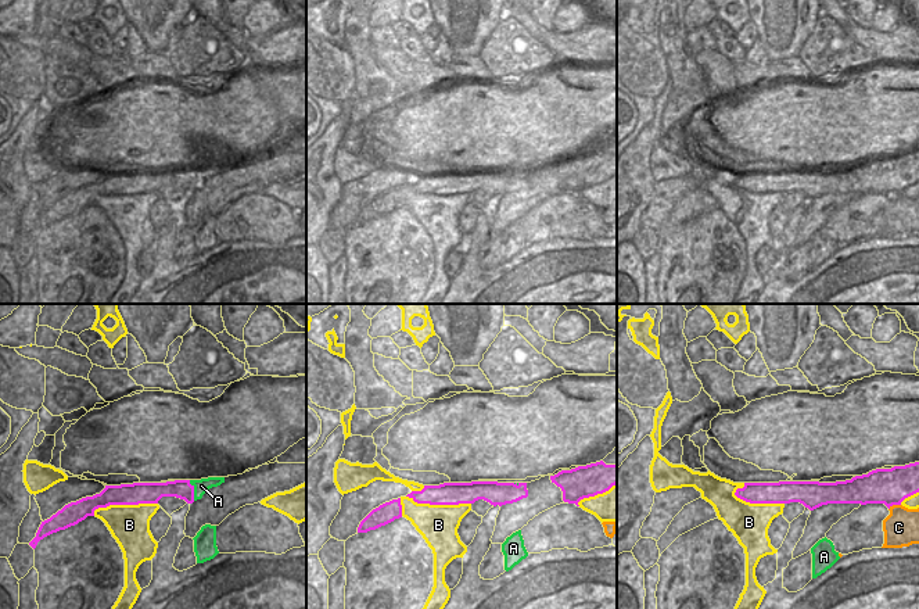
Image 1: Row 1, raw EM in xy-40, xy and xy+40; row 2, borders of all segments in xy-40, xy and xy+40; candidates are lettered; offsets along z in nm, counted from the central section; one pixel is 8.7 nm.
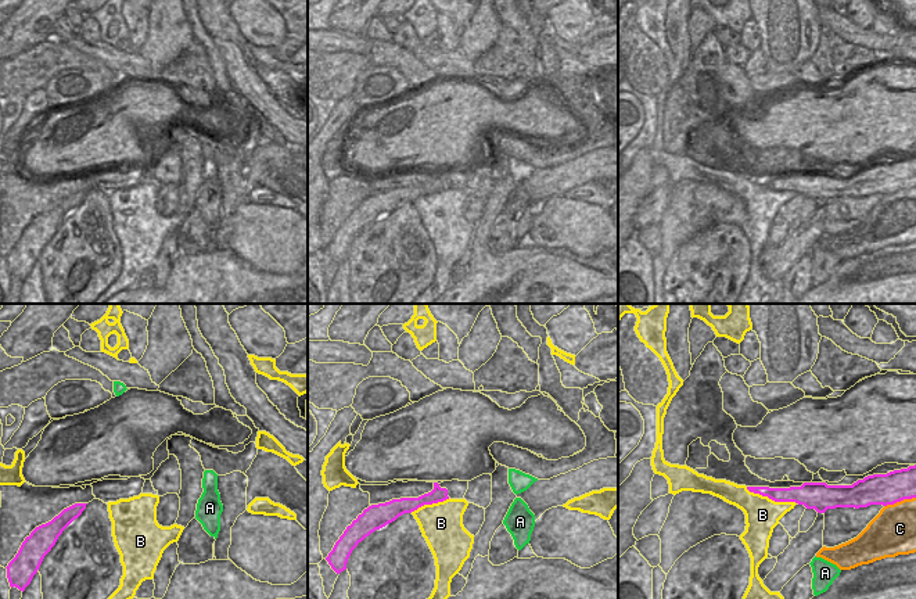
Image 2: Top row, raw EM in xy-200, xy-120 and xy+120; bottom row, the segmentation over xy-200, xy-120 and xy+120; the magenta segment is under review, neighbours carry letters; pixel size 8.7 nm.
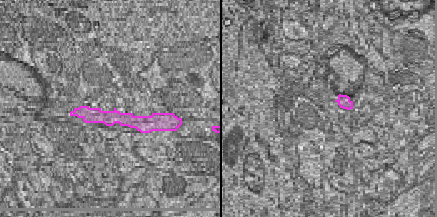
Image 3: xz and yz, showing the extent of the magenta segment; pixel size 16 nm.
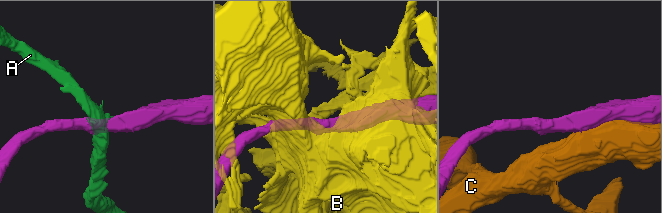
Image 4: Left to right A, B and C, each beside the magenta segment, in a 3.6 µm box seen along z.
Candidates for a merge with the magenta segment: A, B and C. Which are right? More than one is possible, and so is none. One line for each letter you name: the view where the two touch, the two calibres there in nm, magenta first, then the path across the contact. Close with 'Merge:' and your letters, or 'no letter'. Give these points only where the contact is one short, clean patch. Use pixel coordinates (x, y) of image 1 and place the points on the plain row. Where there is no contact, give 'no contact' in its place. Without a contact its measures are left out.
Merge: no letter

